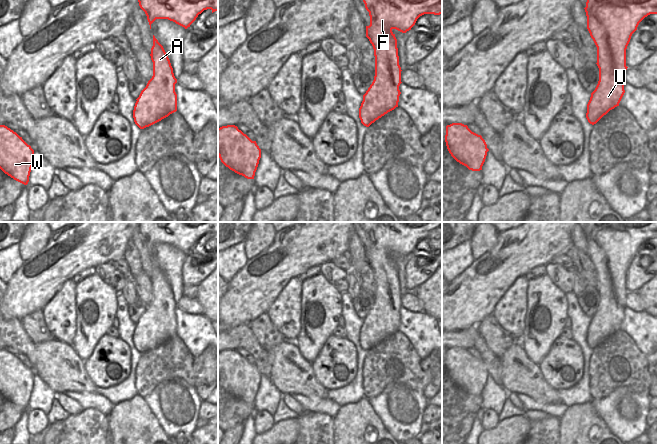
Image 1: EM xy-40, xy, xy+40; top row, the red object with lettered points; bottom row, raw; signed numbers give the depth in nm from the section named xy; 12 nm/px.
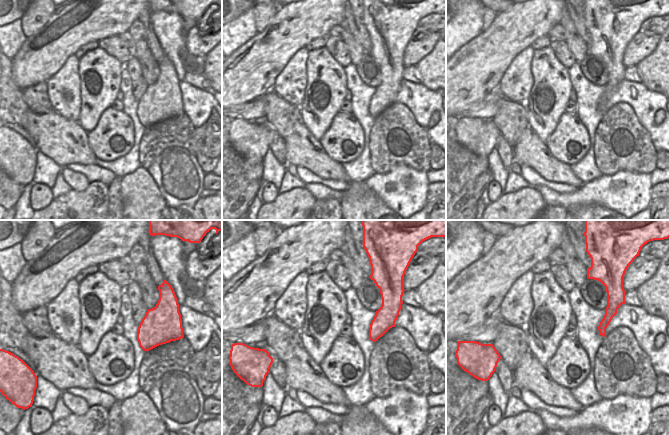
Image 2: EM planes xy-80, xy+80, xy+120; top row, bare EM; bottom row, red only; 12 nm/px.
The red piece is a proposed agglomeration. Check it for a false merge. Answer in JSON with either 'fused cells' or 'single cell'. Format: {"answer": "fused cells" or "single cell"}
{"answer": "single cell"}

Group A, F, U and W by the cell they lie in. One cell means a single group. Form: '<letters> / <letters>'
A F U W

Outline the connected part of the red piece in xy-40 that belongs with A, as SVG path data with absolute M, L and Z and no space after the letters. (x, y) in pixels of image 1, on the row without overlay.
M154 259L150 280L153 300L136 323L133 334L134 346L140 353L149 351L177 335L177 303L163 270Z

